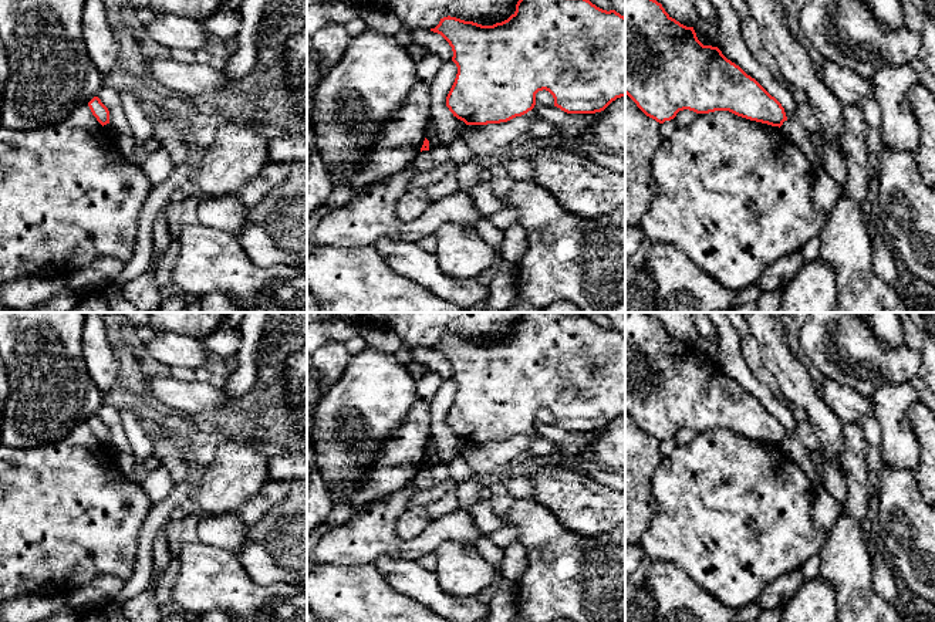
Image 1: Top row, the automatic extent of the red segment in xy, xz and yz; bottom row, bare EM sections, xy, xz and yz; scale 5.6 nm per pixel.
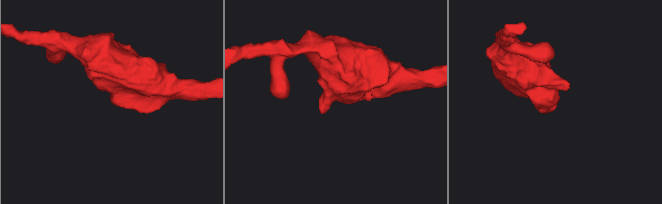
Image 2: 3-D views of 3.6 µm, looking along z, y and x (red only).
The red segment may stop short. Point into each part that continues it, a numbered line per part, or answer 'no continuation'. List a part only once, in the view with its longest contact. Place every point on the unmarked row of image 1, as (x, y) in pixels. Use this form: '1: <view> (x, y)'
no continuation

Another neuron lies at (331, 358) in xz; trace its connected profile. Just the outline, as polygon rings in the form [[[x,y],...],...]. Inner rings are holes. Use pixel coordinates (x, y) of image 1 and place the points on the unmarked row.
[[[330,341],[311,354],[315,368],[323,375],[321,398],[341,378],[350,356],[342,341]]]

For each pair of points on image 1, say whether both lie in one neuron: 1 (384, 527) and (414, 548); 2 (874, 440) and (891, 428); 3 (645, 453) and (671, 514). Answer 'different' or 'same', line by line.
1: same
2: different
3: different

